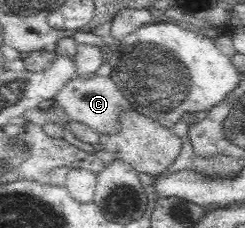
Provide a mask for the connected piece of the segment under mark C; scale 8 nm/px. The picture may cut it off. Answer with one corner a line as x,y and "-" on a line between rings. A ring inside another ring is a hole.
78,75
60,88
55,100
61,104
61,107
72,121
87,124
90,128
96,129
101,135
115,135
120,132
120,115
135,110
133,104
126,100
111,75

